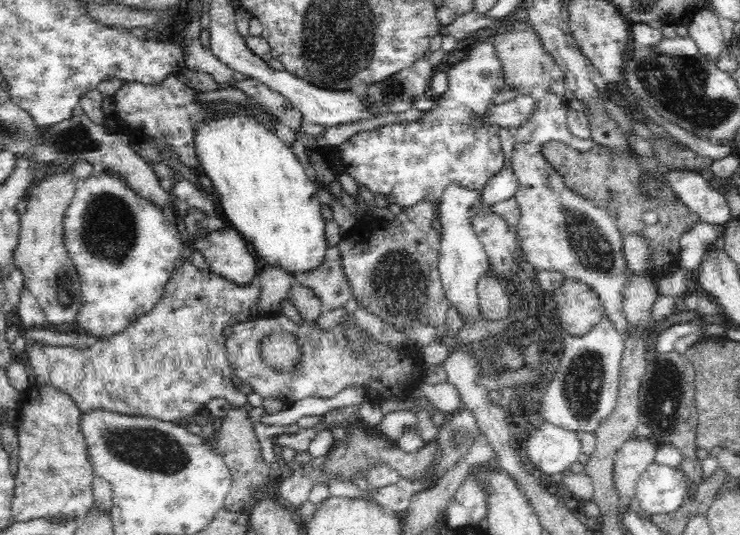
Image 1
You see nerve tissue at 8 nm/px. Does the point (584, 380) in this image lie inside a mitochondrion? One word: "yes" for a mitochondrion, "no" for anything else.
yes

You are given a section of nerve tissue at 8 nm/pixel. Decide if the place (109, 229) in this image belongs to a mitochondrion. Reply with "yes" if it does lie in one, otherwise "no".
yes

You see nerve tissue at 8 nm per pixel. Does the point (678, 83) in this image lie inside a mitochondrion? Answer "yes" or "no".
yes

